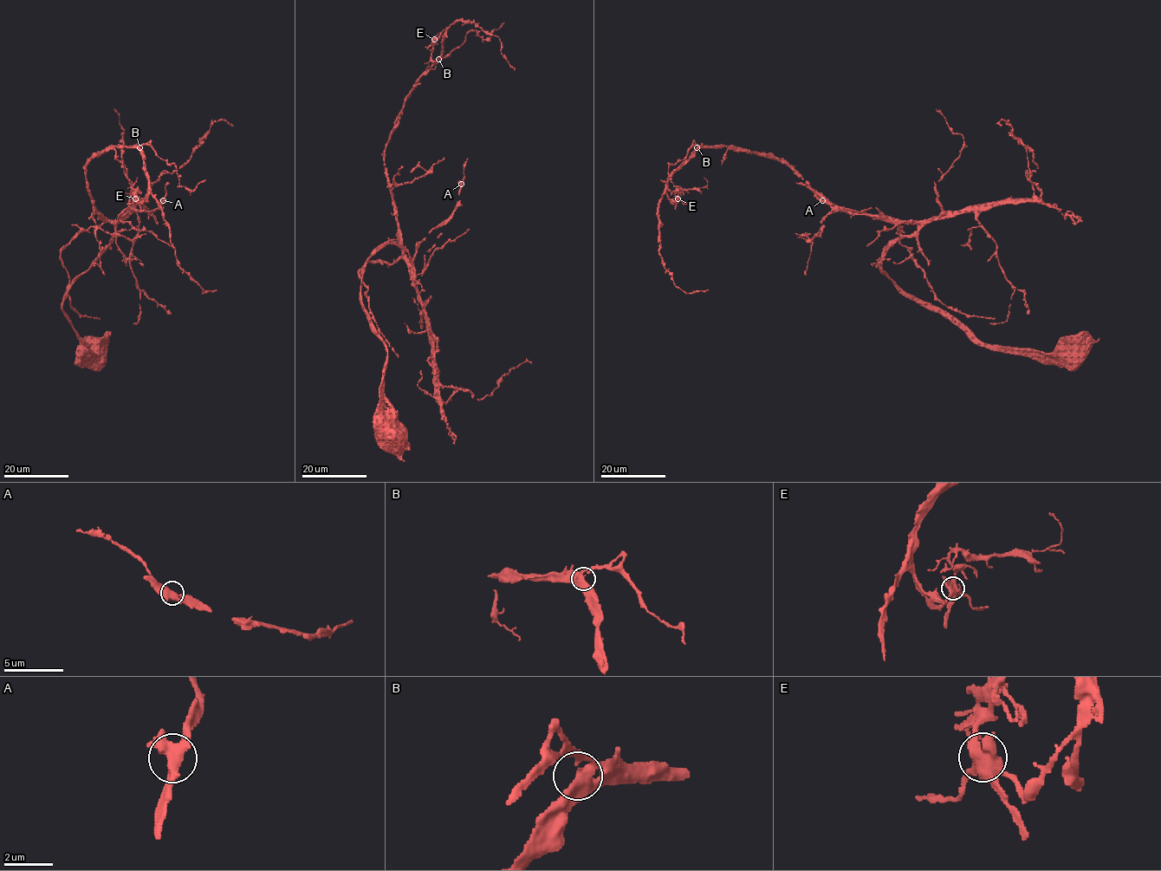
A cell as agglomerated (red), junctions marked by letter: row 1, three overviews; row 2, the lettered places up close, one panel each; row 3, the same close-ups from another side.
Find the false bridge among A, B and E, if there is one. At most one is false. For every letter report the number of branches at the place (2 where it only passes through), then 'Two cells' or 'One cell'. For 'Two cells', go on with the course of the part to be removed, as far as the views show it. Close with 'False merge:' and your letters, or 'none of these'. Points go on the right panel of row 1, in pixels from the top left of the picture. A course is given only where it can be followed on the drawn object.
A: Branches: 3. One cell
B: Branches: 3. One cell
E: Branches: 6. Two cells. Course of the part to remove: (677, 198), (684, 190), (704, 188), (707, 185), (704, 177)
False merge: E

